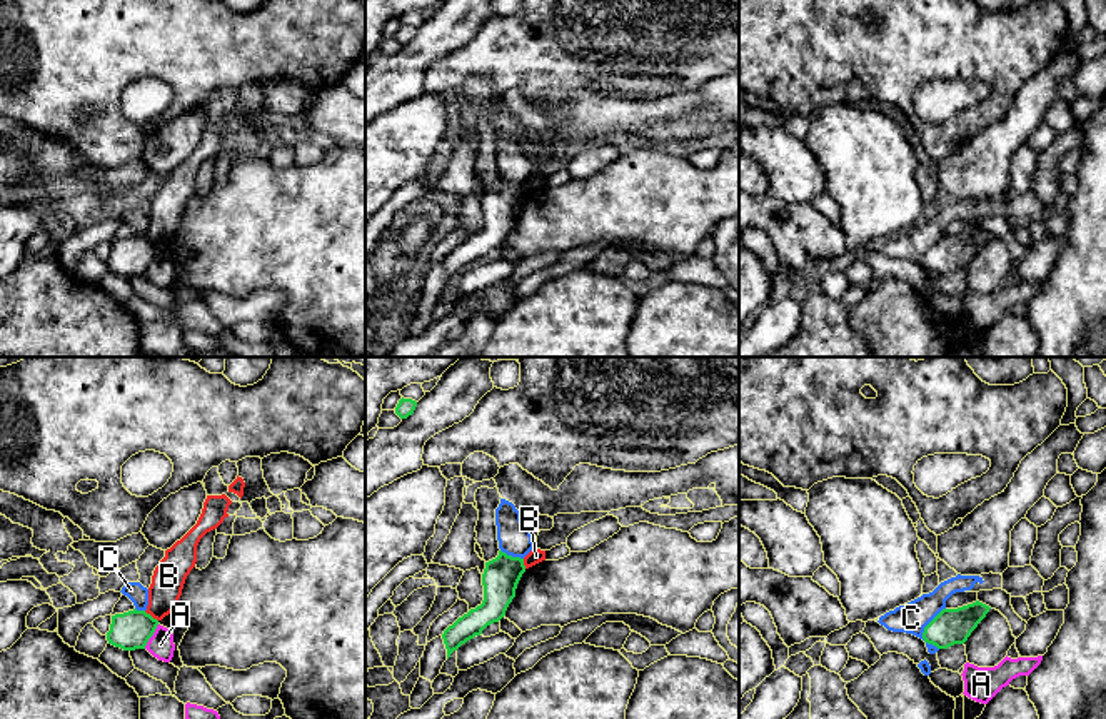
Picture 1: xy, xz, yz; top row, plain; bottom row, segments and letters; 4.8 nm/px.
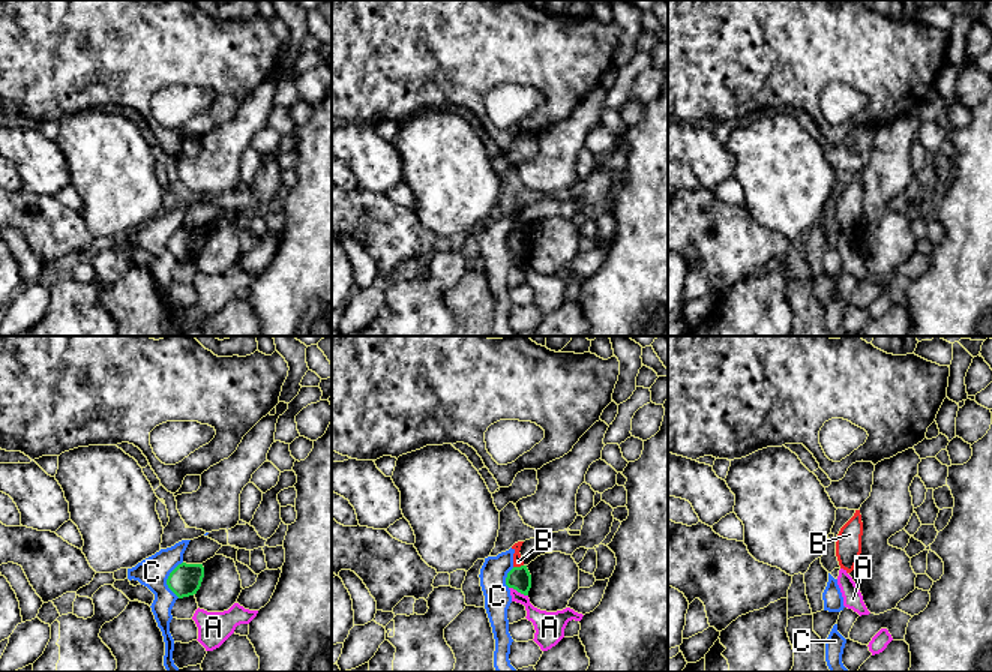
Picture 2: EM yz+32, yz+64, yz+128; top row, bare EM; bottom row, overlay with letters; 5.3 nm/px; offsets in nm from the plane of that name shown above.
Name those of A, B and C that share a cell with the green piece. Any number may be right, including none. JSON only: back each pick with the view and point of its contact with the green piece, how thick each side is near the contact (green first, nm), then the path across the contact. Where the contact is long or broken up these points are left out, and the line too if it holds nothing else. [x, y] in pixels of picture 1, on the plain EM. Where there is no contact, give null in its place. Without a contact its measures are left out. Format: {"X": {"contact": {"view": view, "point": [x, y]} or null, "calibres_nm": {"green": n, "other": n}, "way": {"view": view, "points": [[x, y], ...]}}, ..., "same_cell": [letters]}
{"same_cell": []}

